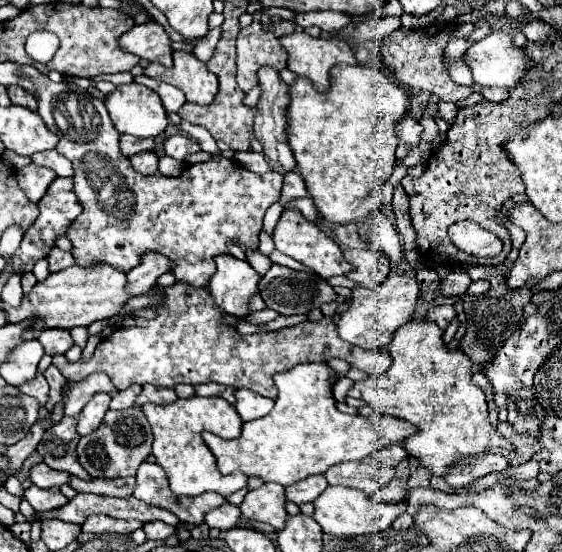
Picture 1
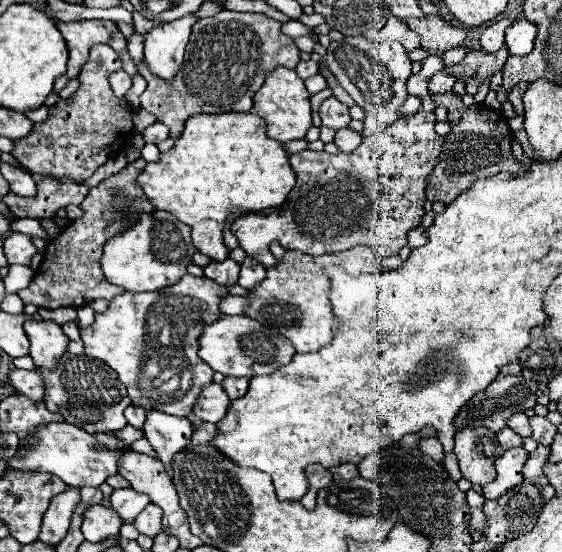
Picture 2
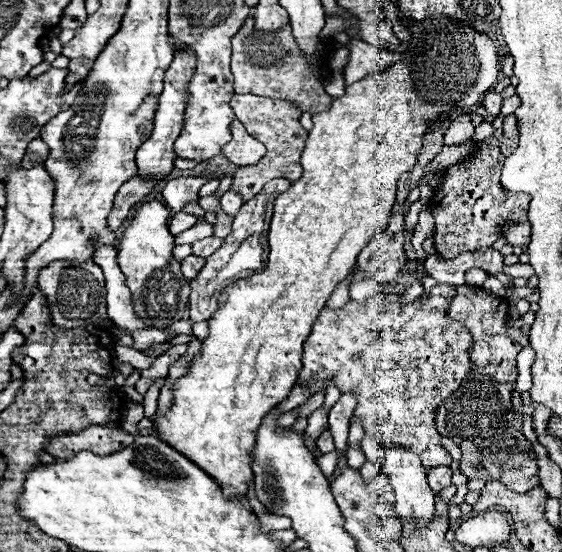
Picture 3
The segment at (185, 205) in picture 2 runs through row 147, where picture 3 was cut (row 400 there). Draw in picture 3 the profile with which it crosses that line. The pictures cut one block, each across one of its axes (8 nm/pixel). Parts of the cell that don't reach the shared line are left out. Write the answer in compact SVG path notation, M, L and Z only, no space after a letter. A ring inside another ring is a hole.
M426 18L422 22L412 22L408 48L410 50L404 52L402 60L394 62L384 72L366 76L364 80L358 80L358 82L346 86L344 96L334 98L328 110L312 116L314 128L308 132L308 138L304 142L304 152L302 152L302 168L304 168L302 178L292 182L292 186L286 192L278 194L278 198L274 200L274 214L272 214L272 222L270 222L270 230L268 230L268 244L270 244L268 266L264 268L262 274L252 274L252 276L238 280L238 282L230 284L228 288L224 288L224 292L220 294L220 300L218 300L220 308L210 318L210 334L202 340L202 346L204 346L202 356L198 360L194 360L188 376L178 378L174 382L174 386L172 386L174 404L170 406L170 410L164 416L158 416L158 414L154 416L154 426L158 430L158 436L162 436L166 440L166 444L170 444L172 448L178 448L178 452L182 452L184 456L190 456L190 460L194 460L200 468L206 468L206 472L210 472L210 476L214 476L214 480L218 480L218 484L222 484L222 488L226 488L226 492L234 492L234 496L238 496L238 498L242 498L246 494L246 482L252 480L250 448L254 448L254 432L258 430L262 416L268 412L268 408L274 408L282 400L288 398L292 386L296 384L298 372L302 370L302 344L304 344L306 336L310 334L314 320L318 318L320 310L324 308L326 300L336 290L336 286L348 278L362 248L366 248L366 244L370 244L376 234L386 230L390 214L392 214L392 206L396 200L396 184L398 184L400 176L404 172L410 172L412 166L416 164L416 154L422 148L422 138L424 138L426 130L430 128L430 124L434 124L436 120L444 120L446 116L450 116L456 110L470 110L472 106L476 106L484 98L484 94L492 88L492 84L496 84L498 74L500 74L500 56L498 56L494 42L486 34L476 32L472 26L452 20L452 18L440 18L440 20Z

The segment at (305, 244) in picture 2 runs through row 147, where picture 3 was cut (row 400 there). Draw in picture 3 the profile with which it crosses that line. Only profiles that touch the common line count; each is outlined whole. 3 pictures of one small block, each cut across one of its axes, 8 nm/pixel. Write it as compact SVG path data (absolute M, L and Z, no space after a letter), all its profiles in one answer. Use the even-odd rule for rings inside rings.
M406 276L404 280L396 280L394 284L388 284L388 286L382 284L378 294L376 294L378 284L374 280L370 278L354 280L350 284L350 298L354 302L346 304L340 310L322 310L320 316L316 318L312 332L304 342L304 358L302 358L304 368L298 374L298 382L306 382L312 388L312 394L316 394L320 388L328 390L323 405L308 418L305 435L311 440L317 441L322 432L328 429L328 413L332 404L340 398L340 392L354 390L358 394L358 406L354 410L354 416L362 420L366 434L374 436L376 442L382 446L402 444L414 450L414 454L420 456L422 466L430 470L430 468L436 468L438 464L450 466L452 462L452 456L440 444L440 434L436 430L436 410L440 402L444 402L462 384L464 376L470 372L472 362L468 358L468 352L470 352L468 348L472 348L472 338L458 322L446 316L446 310L454 296L454 286L436 284L424 302L416 300L414 304L400 306L398 294L406 292L406 288L408 288Z

